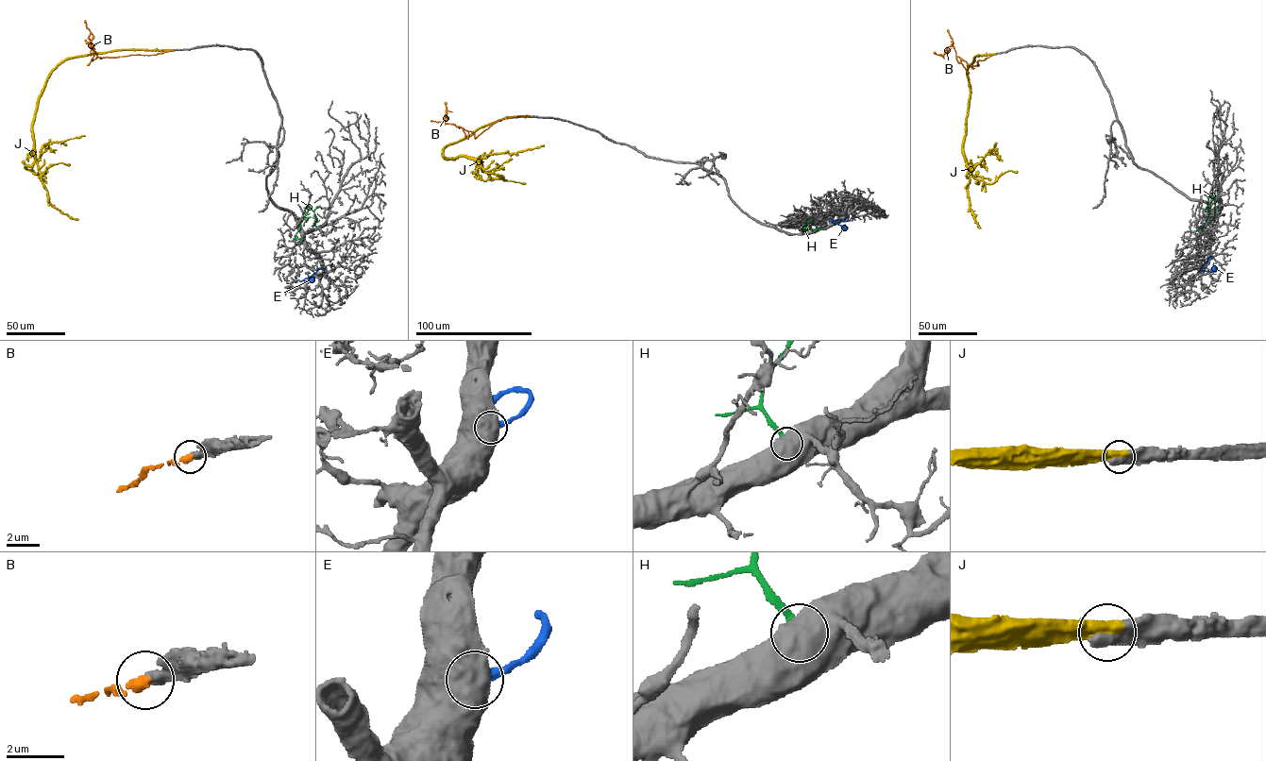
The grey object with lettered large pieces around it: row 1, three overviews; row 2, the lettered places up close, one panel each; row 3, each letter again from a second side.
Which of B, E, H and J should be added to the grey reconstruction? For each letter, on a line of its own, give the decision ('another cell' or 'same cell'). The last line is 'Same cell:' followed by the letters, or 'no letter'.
B: another cell
E: another cell
H: another cell
J: same cell
Same cell: J

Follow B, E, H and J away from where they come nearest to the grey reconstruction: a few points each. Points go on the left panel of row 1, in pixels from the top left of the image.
B: (173, 50), (100, 59), (91, 47), (90, 33), (93, 38), (89, 45), (96, 42)
E: (325, 270), (319, 268), (300, 280), (309, 281), (312, 275)
H: (316, 228), (316, 218), (309, 206), (295, 238), (303, 240)
J: (173, 50), (118, 49), (73, 57), (57, 67), (47, 78), (32, 126), (34, 156), (49, 201), (78, 220)

